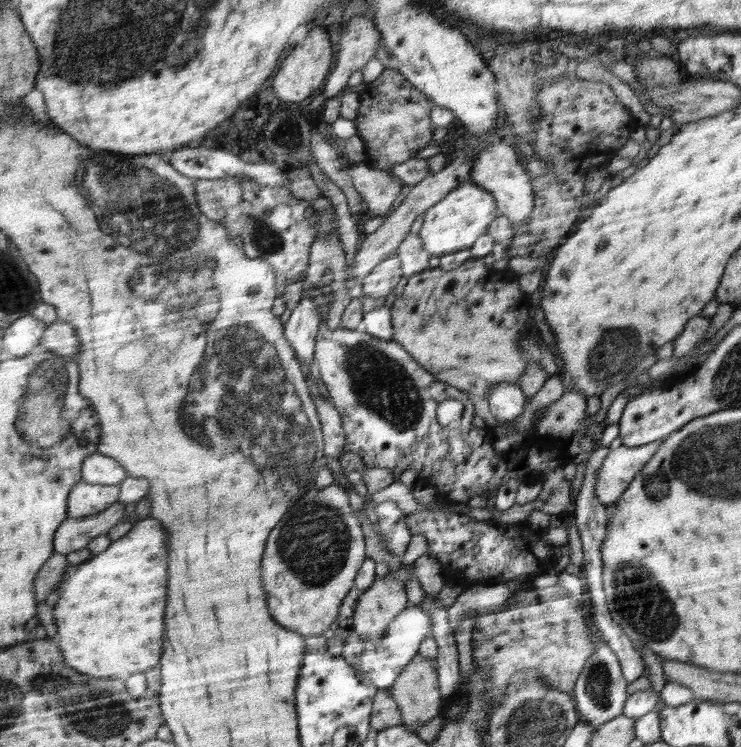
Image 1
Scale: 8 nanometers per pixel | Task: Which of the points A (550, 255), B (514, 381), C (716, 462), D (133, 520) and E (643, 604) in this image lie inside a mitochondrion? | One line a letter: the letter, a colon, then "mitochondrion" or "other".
A: other
B: other
C: mitochondrion
D: other
E: mitochondrion

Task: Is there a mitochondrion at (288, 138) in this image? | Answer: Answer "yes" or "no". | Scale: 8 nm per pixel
yes

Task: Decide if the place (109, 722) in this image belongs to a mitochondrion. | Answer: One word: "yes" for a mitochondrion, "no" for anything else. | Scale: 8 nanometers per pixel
yes

